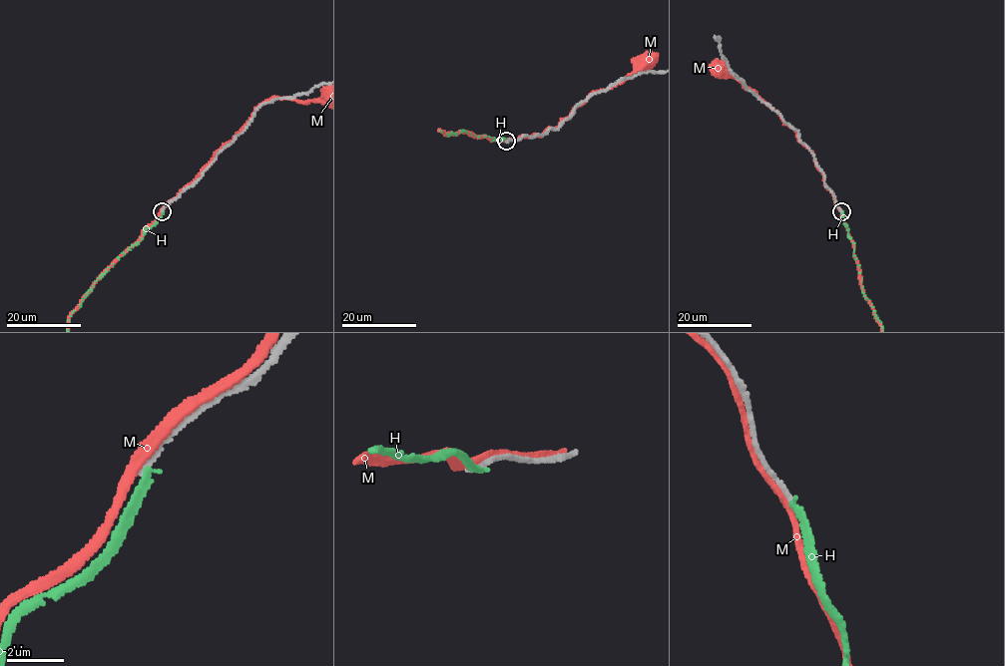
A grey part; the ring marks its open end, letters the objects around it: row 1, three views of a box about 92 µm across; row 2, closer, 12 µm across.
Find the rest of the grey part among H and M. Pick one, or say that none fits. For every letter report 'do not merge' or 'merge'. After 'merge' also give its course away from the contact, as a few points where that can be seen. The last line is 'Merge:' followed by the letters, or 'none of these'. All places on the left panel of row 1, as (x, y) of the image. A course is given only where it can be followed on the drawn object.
H: do not merge
M: do not merge
Merge: none of these

